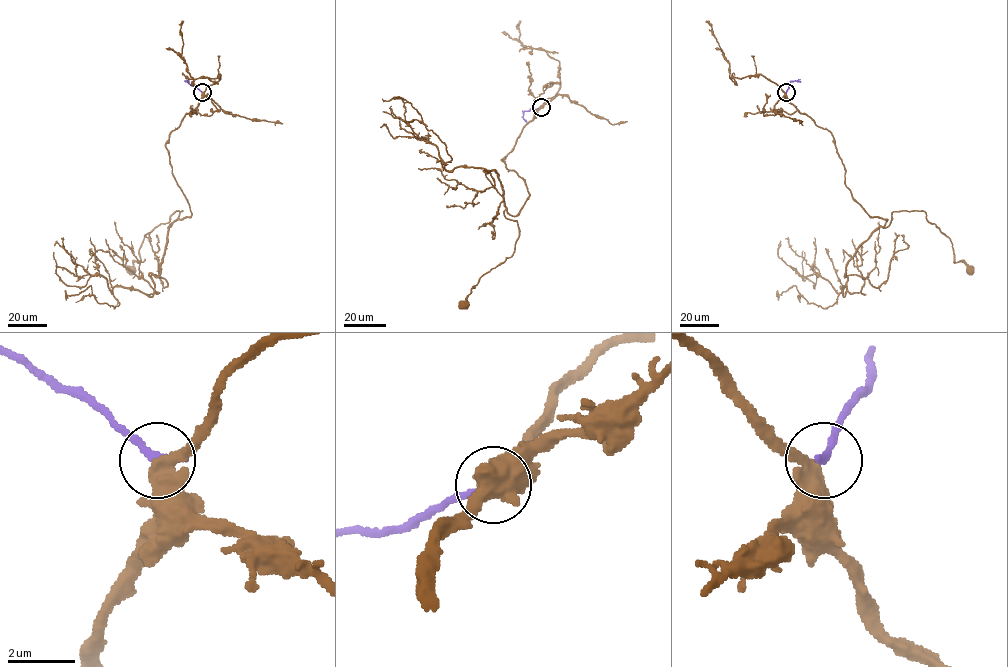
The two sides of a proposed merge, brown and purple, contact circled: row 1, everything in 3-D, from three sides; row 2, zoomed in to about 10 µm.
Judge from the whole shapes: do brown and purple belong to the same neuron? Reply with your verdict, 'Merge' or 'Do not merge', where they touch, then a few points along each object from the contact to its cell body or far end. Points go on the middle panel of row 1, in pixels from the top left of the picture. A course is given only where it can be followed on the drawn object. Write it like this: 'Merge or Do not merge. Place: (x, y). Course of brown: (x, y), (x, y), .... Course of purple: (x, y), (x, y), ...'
Do not merge. Place: (541, 107). Course of brown: (541, 107), (501, 160), (523, 180), (529, 196), (516, 215), (504, 211), (517, 222), (515, 249), (462, 304). Course of purple: (541, 107), (523, 112), (526, 122)

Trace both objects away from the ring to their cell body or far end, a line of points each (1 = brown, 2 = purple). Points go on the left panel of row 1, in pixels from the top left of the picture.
1: (202, 92), (165, 144), (191, 215), (168, 227), (182, 210), (176, 211), (150, 231), (129, 271)
2: (202, 92), (185, 81), (189, 79)

